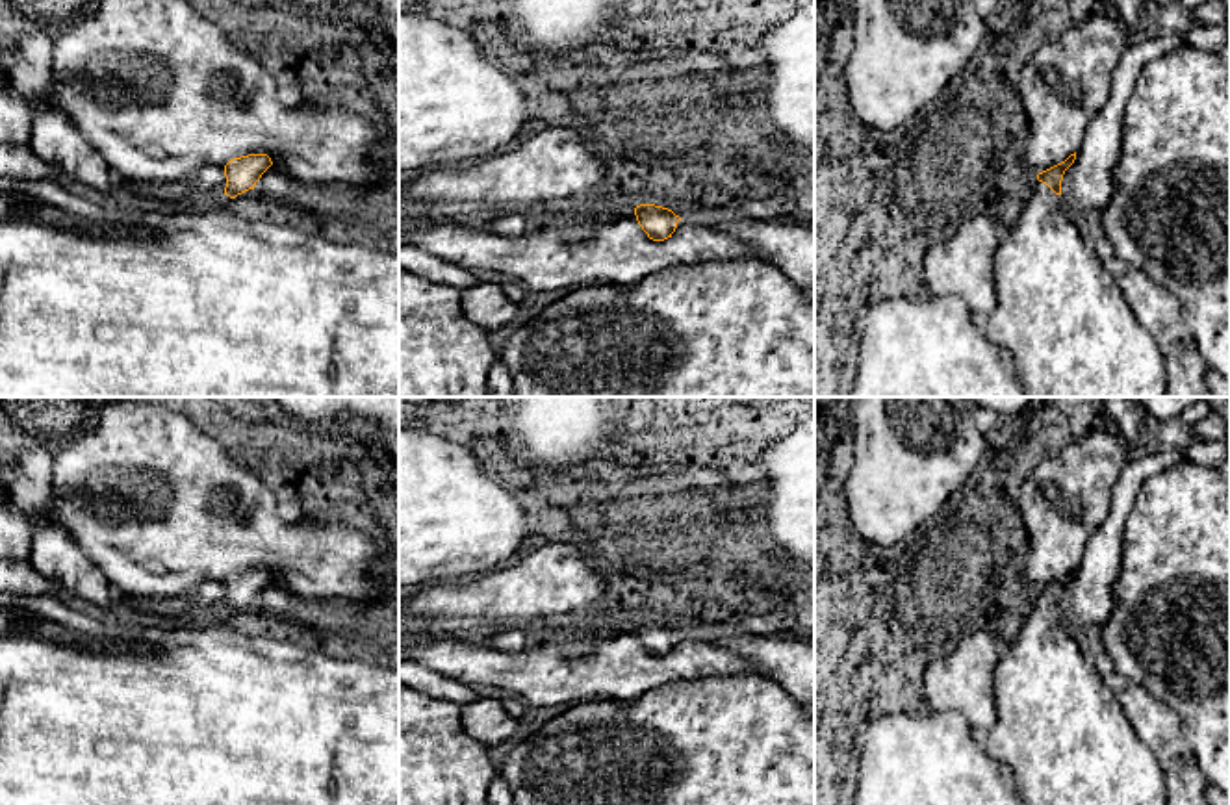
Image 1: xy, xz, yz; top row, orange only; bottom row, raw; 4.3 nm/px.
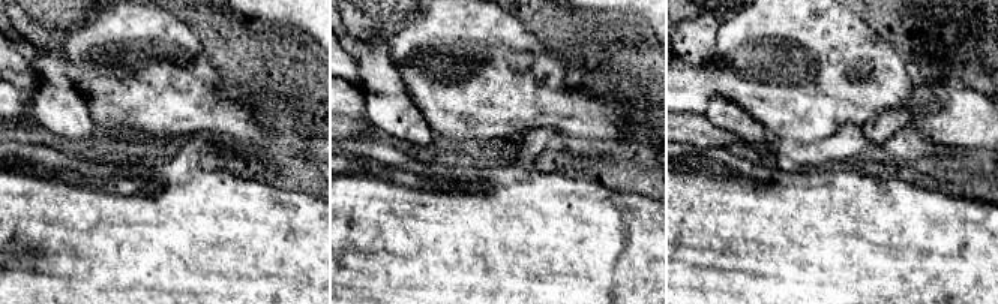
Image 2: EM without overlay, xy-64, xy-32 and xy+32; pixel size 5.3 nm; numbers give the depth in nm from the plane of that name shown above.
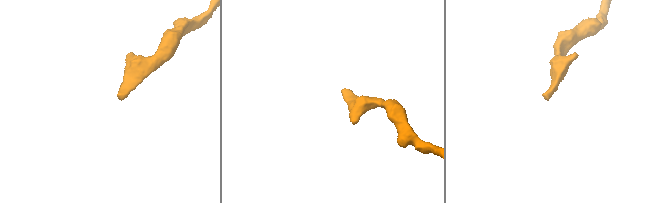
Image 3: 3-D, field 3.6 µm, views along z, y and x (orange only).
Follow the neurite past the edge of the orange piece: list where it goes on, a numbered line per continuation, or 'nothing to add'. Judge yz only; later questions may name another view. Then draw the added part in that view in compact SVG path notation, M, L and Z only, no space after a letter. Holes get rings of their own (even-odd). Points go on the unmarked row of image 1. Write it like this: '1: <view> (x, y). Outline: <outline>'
1: yz (1060, 729). Outline: M1039 595L1017 638L1000 645L994 710L996 722L981 748L1011 768L1022 805L1167 805L1165 775L1154 751L1135 735L1104 675L1061 625L1061 610Z

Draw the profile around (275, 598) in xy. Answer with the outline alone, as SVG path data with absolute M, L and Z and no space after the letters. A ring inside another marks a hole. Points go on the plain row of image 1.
M271 581L256 597L254 608L258 608L265 616L288 616L291 595L293 590L284 582Z

